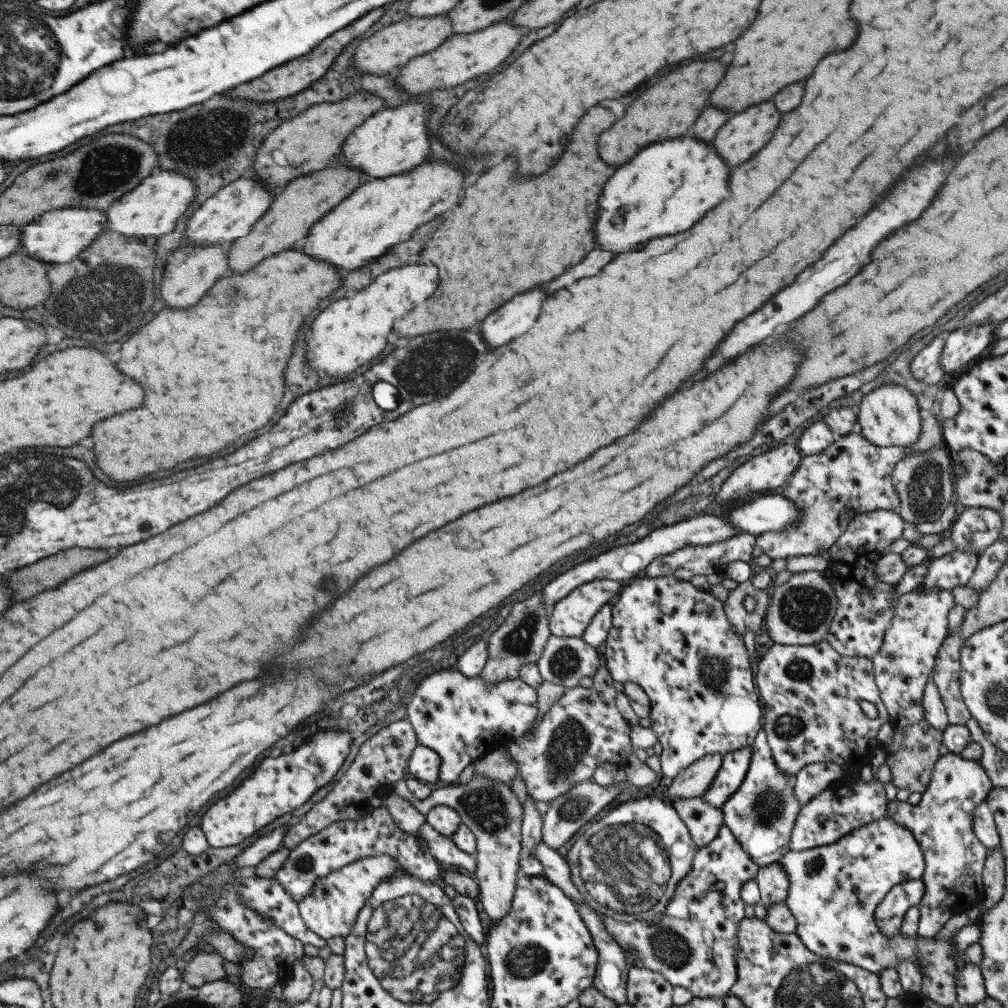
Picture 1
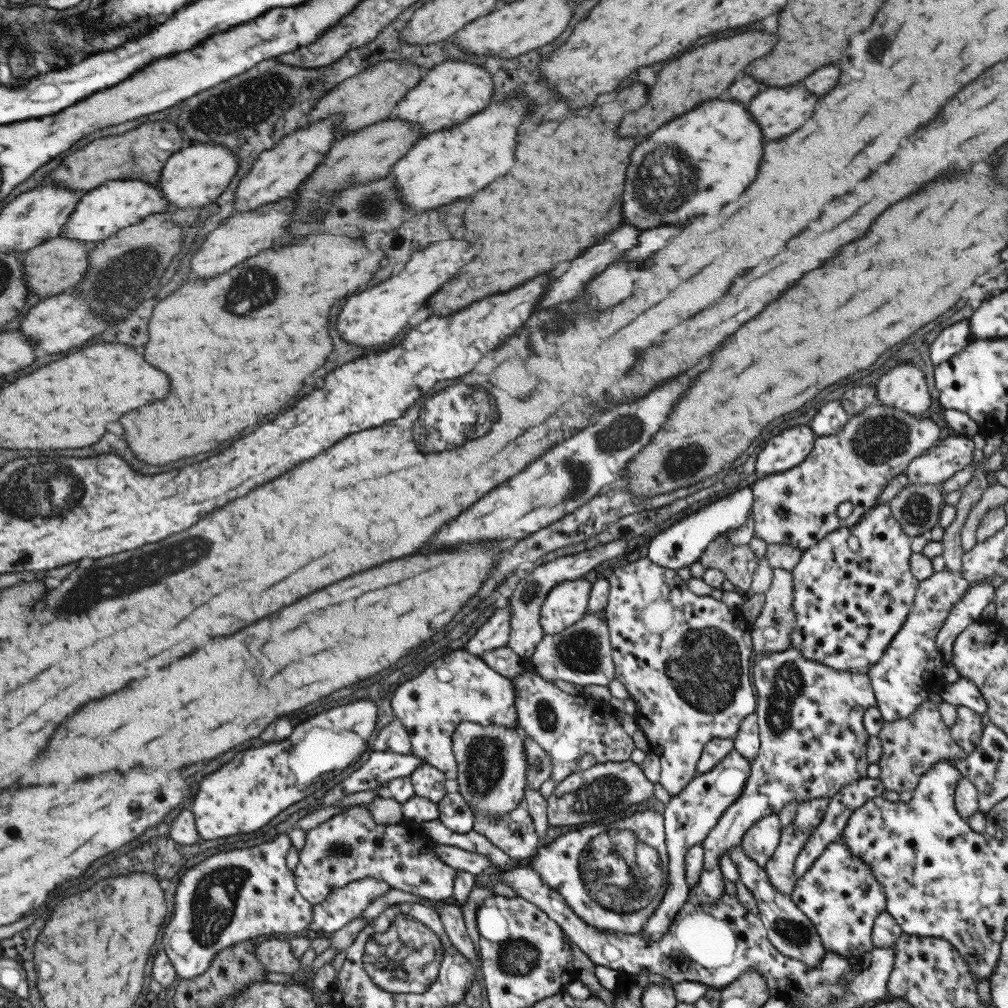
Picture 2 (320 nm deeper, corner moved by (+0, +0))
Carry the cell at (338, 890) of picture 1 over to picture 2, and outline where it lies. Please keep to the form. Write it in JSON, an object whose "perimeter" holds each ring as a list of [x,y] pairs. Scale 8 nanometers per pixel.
{"perimeter":[[[371,877],[334,888],[323,902],[312,905],[308,928],[321,936],[327,936],[345,926],[351,919],[359,917],[367,904],[389,889],[386,882]]]}

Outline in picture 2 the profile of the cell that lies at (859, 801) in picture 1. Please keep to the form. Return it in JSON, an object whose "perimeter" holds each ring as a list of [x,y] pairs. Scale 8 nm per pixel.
{"perimeter":[[[791,824],[782,828],[778,845],[762,868],[777,892],[789,896],[792,894],[796,881],[794,860],[810,832],[797,831]]]}

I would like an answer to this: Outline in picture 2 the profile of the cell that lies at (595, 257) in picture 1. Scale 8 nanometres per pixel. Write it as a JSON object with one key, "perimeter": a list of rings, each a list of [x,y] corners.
{"perimeter":[[[661,226],[661,228],[651,228],[651,230],[641,232],[639,238],[637,238],[637,240],[639,240],[637,246],[631,248],[631,250],[627,250],[627,252],[619,258],[619,262],[625,262],[625,260],[637,262],[637,260],[649,258],[655,250],[663,248],[669,238],[677,236],[681,228],[683,228],[683,226]]]}

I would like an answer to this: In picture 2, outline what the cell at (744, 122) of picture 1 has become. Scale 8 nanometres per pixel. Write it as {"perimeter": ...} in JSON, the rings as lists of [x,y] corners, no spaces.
{"perimeter":[[[803,86],[767,88],[759,92],[746,109],[761,128],[765,140],[781,138],[807,122],[815,110],[815,96]]]}

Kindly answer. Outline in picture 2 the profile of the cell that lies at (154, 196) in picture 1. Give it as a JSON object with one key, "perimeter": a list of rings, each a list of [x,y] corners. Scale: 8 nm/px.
{"perimeter":[[[195,144],[173,153],[160,170],[157,186],[177,209],[194,209],[211,205],[219,197],[238,169],[237,157],[221,144]]]}

